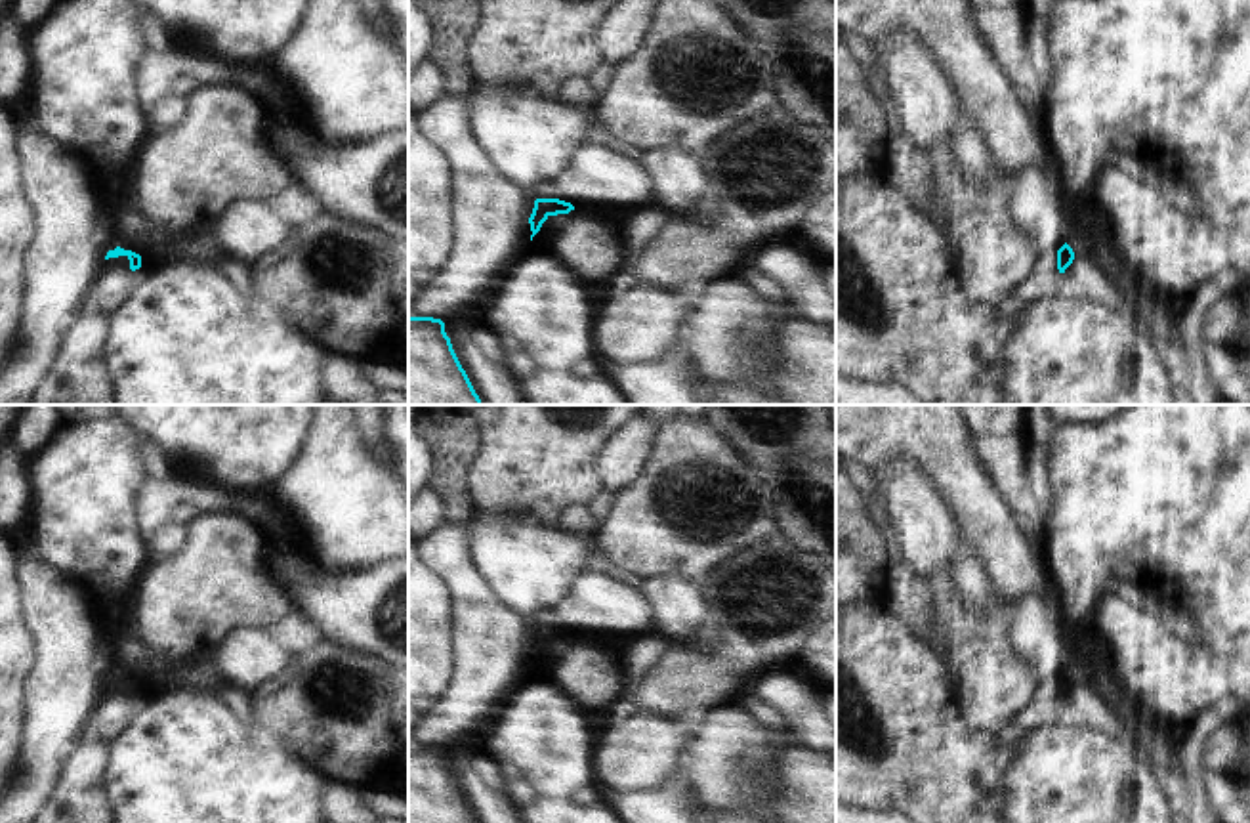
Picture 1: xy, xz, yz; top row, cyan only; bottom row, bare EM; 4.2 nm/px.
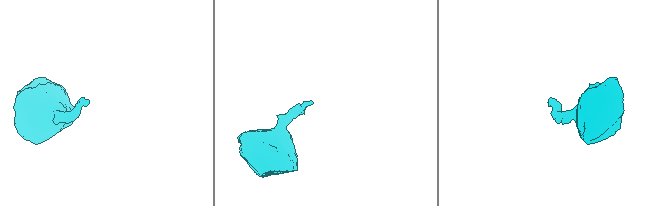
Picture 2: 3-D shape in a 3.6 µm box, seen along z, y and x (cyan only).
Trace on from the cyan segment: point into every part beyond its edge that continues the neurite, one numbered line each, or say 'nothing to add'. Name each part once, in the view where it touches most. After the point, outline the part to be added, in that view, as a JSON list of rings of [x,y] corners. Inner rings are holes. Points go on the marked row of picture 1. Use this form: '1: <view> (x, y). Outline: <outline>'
1: xy (115, 283). Outline: [[[128,256],[109,258],[101,264],[101,273],[94,288],[101,313],[113,313],[137,288],[134,285],[137,271],[130,269]]]

